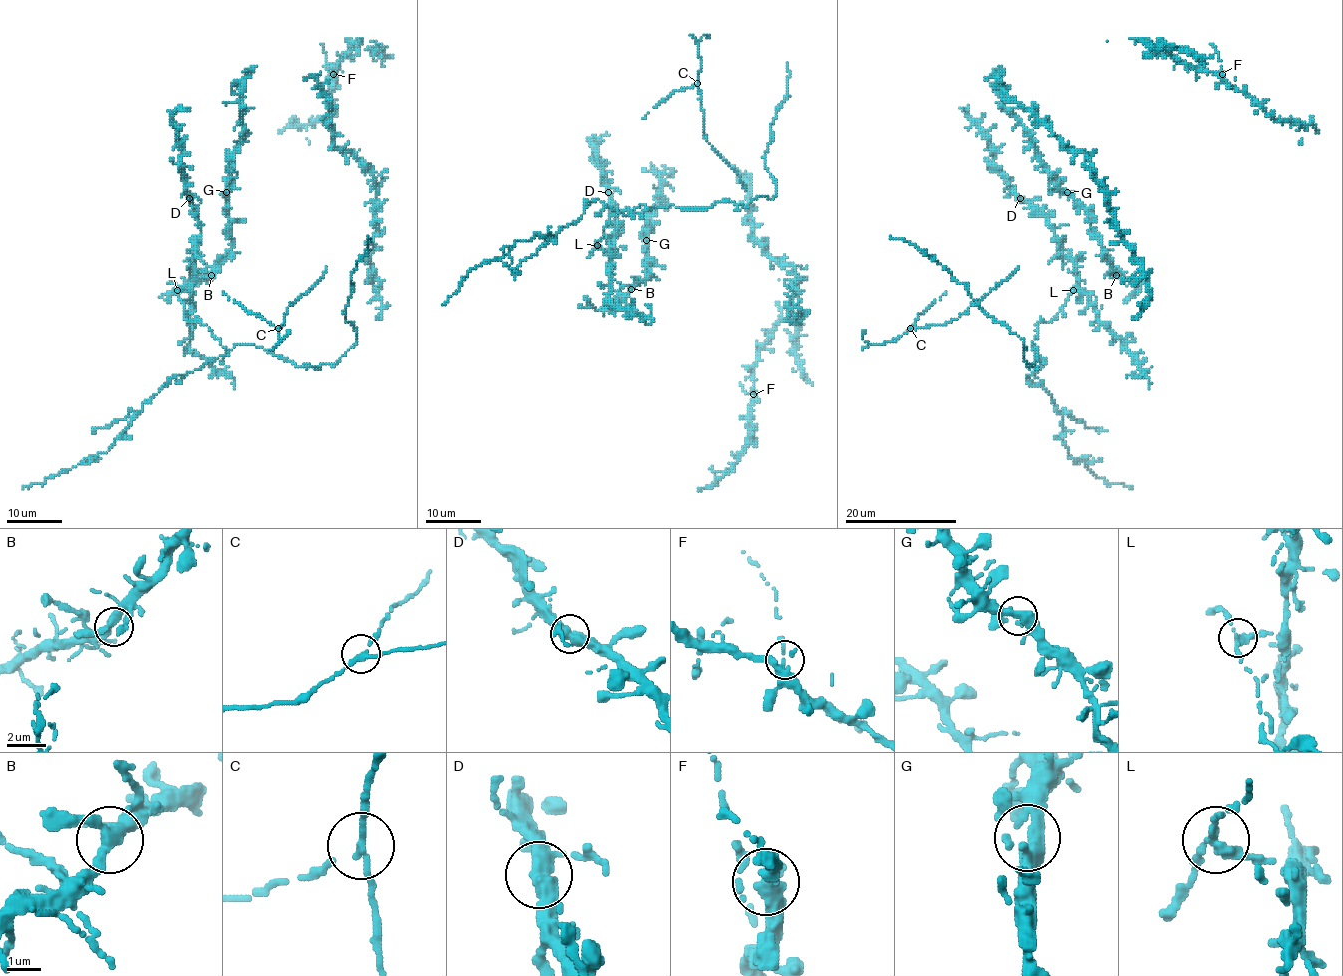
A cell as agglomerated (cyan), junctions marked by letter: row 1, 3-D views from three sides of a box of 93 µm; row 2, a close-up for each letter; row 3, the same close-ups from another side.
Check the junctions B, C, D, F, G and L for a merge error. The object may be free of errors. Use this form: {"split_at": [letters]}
{"split_at": ["L"]}

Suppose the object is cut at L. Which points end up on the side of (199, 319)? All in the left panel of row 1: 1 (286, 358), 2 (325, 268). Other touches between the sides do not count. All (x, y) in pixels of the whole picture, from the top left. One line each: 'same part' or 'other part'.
1: same part
2: other part

